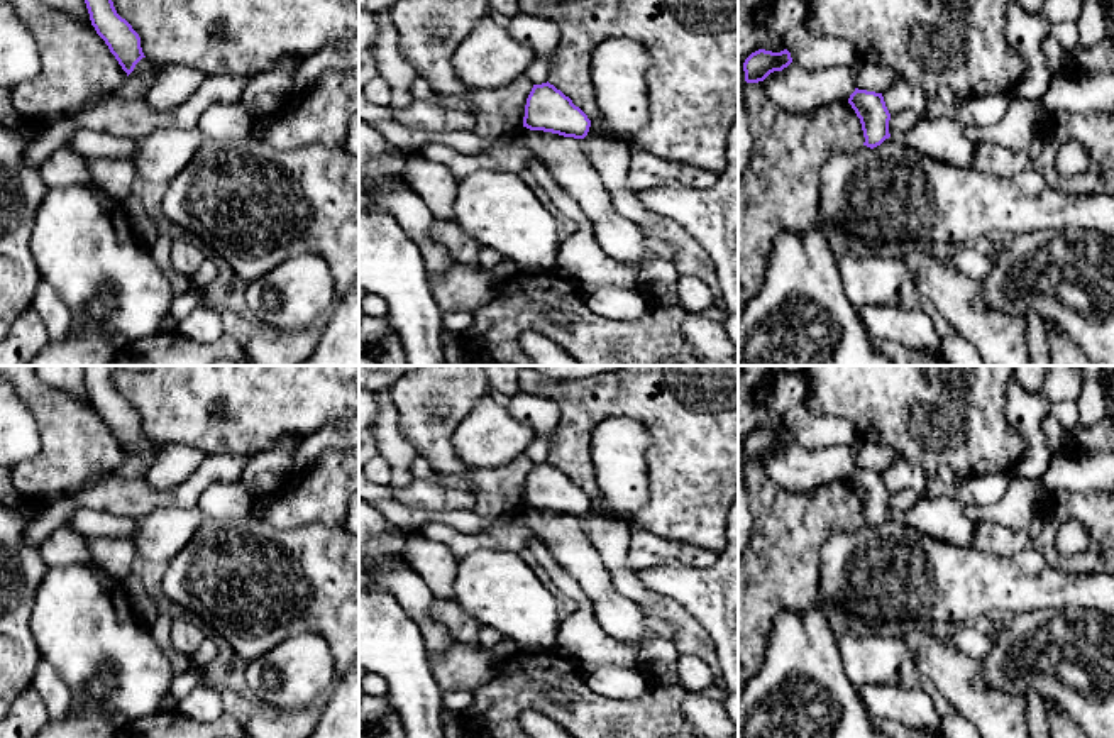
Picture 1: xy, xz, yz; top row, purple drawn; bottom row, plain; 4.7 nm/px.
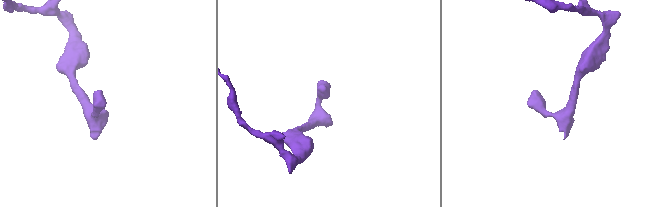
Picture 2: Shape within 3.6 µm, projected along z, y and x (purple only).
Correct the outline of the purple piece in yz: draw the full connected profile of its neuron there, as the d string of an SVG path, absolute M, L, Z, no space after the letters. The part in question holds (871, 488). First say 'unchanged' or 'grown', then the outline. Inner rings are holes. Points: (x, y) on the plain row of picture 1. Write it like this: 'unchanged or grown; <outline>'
unchanged; M855 467L855 471L848 477L848 482L860 498L865 516L863 525L874 528L891 516L891 493L885 486L882 472Z

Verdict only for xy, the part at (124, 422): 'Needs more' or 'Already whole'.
Already whole

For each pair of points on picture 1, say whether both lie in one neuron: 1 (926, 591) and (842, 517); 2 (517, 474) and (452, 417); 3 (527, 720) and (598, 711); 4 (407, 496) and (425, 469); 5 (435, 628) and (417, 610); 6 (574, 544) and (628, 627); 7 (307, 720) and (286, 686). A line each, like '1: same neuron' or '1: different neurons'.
1: different neurons
2: same neuron
3: different neurons
4: different neurons
5: same neuron
6: same neuron
7: different neurons

